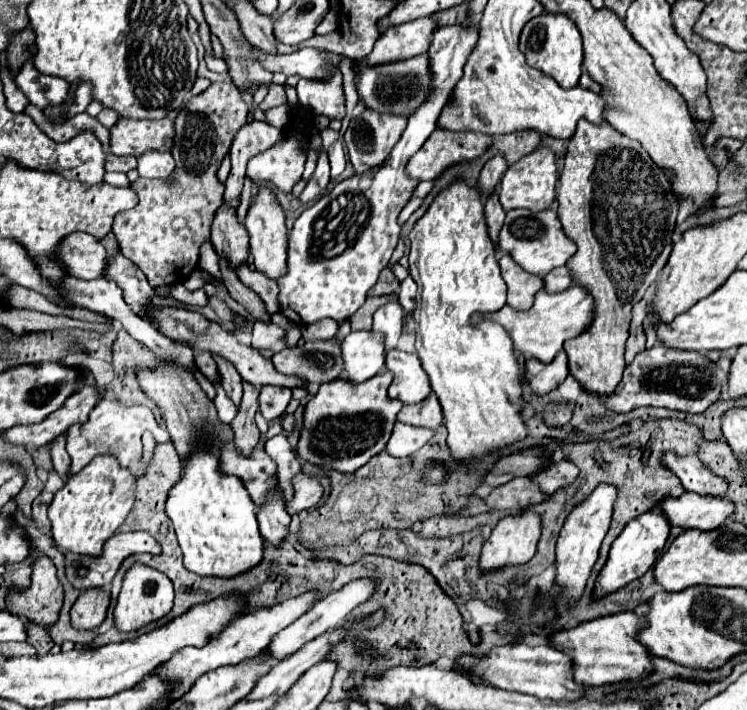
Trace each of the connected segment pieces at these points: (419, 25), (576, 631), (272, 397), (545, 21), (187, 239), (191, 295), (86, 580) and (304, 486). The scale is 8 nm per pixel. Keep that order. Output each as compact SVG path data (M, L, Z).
M418 18L386 30L374 44L374 50L364 58L368 66L408 60L424 54L430 46L430 34L436 22L432 18Z
M618 612L578 624L570 630L558 630L548 636L548 644L572 658L574 682L582 686L602 686L622 680L638 680L652 670L650 652L638 642L636 632L642 628L642 618L634 612Z
M262 386L260 390L260 412L266 420L272 420L276 416L280 416L284 412L284 408L288 406L292 398L292 390L290 388L278 388L278 386Z
M544 12L538 18L532 18L522 30L520 48L526 56L526 62L542 74L556 78L560 88L568 90L578 84L582 74L582 38L576 24L568 16Z
M232 82L210 84L202 94L192 96L174 120L174 176L170 180L138 178L130 184L140 202L136 208L116 214L112 232L122 254L146 274L152 288L182 284L196 270L200 244L210 238L212 216L222 204L224 184L216 172L246 116L248 106Z
M200 288L196 292L188 292L186 298L184 298L184 304L190 304L190 306L206 306L208 304L208 296L206 292Z
M146 532L114 534L110 540L106 540L102 556L92 558L92 556L76 554L76 558L66 558L66 578L68 578L68 582L70 582L76 590L80 590L80 592L84 592L84 590L88 590L88 588L100 588L100 586L106 588L106 586L112 582L112 578L116 576L116 570L120 568L122 560L124 560L126 556L130 556L130 554L140 554L140 552L158 554L158 552L160 552L160 546L158 546L158 542L156 542L150 534L146 534Z
M308 474L296 476L296 478L294 478L294 488L296 488L294 500L290 500L290 502L286 500L286 508L288 508L290 514L302 512L302 510L314 506L314 504L320 500L320 496L322 496L322 486L320 486L320 482L314 480L312 476L308 476Z

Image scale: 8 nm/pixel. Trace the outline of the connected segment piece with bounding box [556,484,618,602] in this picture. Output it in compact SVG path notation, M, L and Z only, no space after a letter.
M598 484L574 510L568 514L560 536L556 544L556 580L560 586L566 588L568 602L576 602L582 596L582 590L586 586L588 574L598 558L600 544L610 528L612 512L614 512L614 500L618 498L618 488L612 484Z

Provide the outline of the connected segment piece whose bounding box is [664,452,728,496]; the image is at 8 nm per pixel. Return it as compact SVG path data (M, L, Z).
M668 452L664 456L664 464L682 480L682 486L688 492L696 492L702 496L720 496L728 488L720 476L714 476L704 464L700 466L696 454L678 458L672 452Z

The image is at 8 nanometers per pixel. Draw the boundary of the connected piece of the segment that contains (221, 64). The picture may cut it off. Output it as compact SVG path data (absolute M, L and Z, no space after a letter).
M212 53L205 54L205 62L209 70L223 73L228 72L226 62L221 58L216 57L216 55Z

